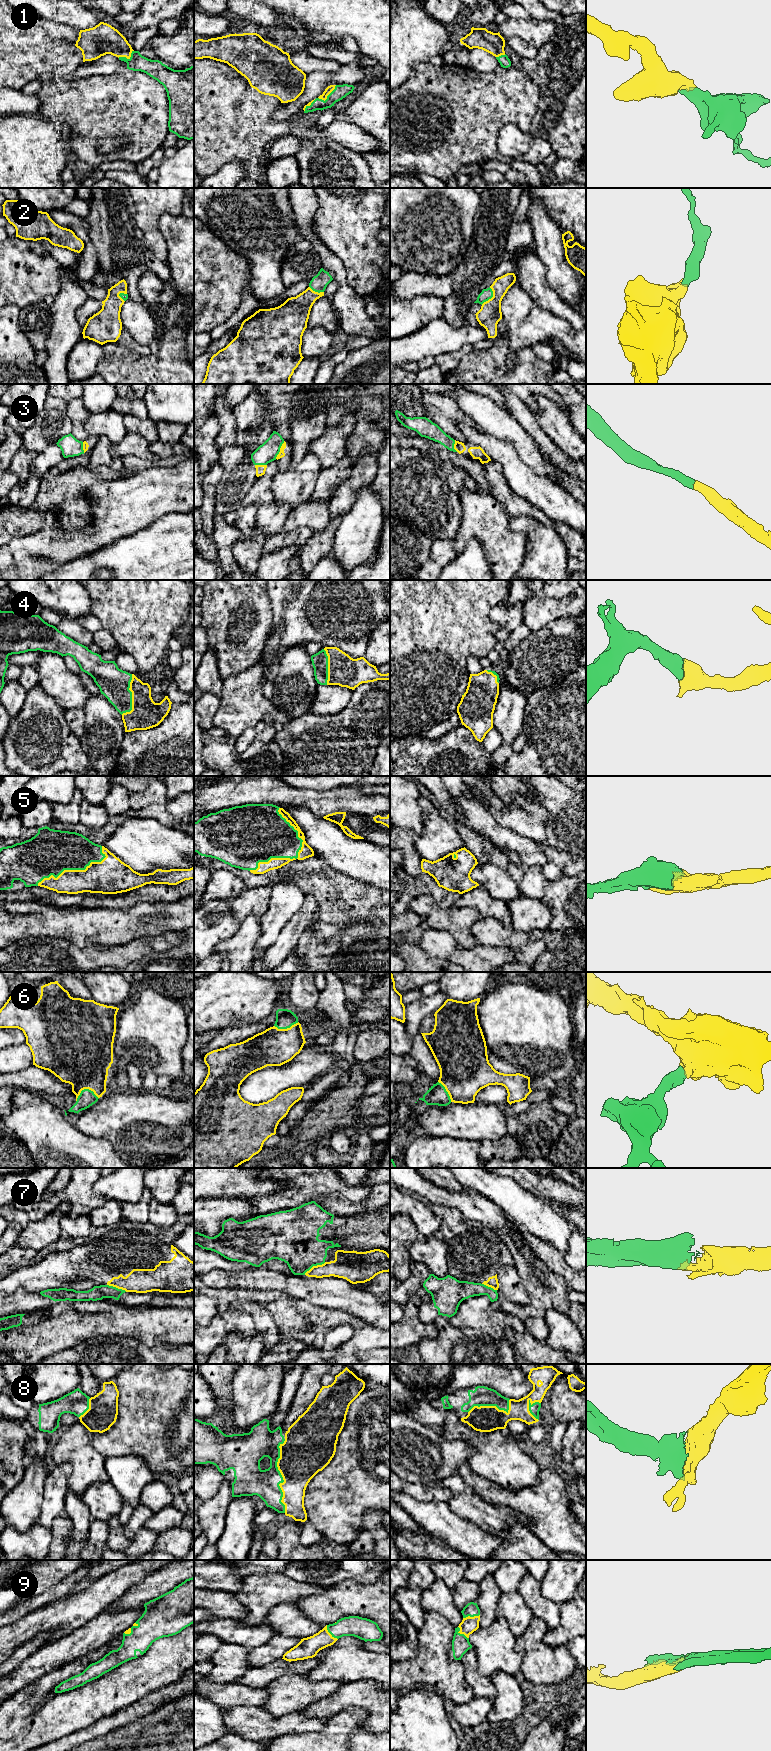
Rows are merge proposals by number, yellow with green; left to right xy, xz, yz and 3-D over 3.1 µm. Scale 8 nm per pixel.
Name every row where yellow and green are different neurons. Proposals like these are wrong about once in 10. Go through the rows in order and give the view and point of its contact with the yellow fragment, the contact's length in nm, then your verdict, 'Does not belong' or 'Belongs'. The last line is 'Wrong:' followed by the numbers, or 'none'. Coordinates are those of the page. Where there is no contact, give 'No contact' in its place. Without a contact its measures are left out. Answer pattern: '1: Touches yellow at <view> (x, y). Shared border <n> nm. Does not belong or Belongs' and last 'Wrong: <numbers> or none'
1: Touches yellow at xz (327, 95). Shared border 190 nm. Belongs
2: Touches yellow at yz (492, 297). Shared border 160 nm. Belongs
3: Touches yellow at xz (280, 450). Shared border 160 nm. Belongs
4: Touches yellow at xy (132, 697). Shared border 340 nm. Belongs
5: Touches yellow at xz (297, 858). Shared border 550 nm. Belongs
6: Touches yellow at xy (85, 1088). Shared border 190 nm. Belongs
7: Touches yellow at xz (314, 1266). Shared border 200 nm. Does not belong
8: Touches yellow at xz (282, 1476). Shared border 600 nm. Belongs
9: Touches yellow at xz (329, 1633). Shared border 150 nm. Belongs
Wrong: 7

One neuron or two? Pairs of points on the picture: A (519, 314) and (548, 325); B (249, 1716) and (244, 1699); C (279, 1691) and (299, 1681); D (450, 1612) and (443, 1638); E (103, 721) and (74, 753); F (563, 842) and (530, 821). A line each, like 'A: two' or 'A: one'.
A: one
B: two
C: one
D: two
E: two
F: one

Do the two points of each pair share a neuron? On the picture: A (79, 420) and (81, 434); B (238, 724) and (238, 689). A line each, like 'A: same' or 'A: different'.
A: same
B: same

